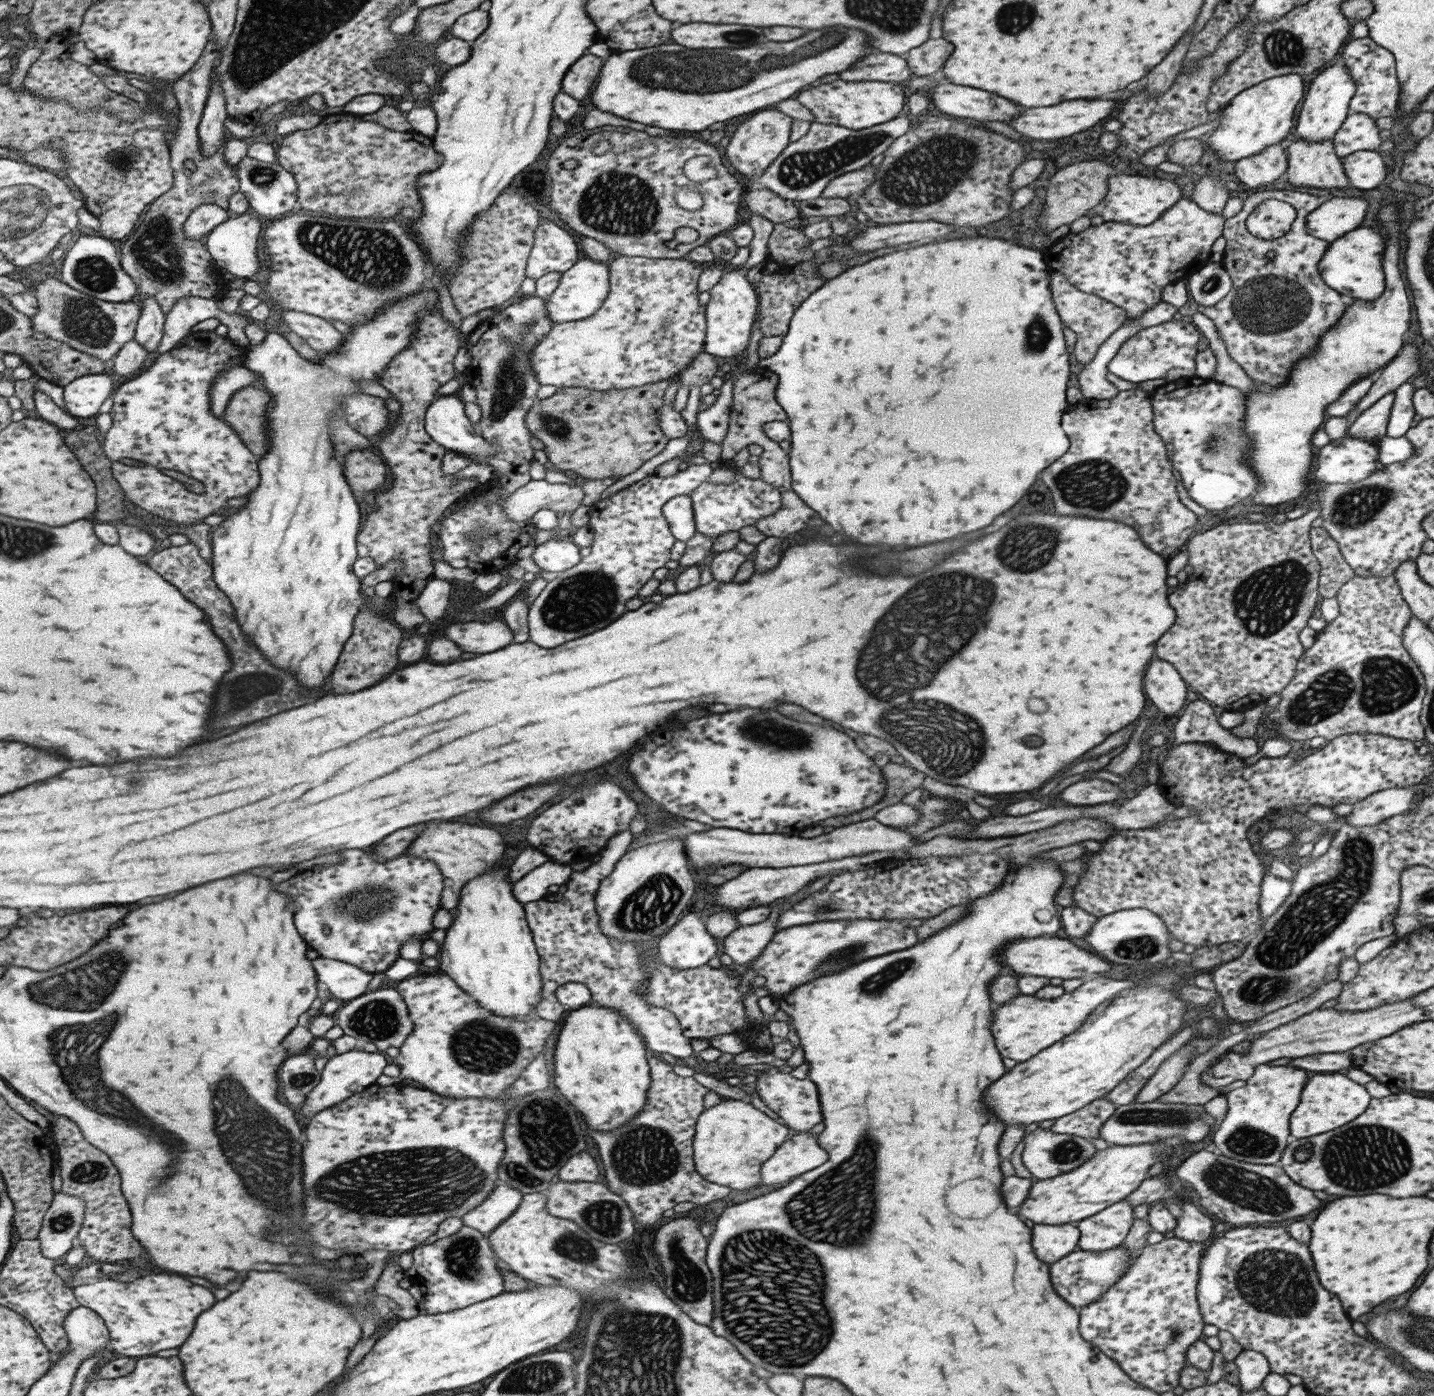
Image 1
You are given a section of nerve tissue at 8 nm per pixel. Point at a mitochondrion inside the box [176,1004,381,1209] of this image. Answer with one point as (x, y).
(299, 1080)

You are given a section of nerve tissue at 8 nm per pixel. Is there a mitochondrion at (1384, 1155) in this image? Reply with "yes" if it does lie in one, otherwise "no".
yes

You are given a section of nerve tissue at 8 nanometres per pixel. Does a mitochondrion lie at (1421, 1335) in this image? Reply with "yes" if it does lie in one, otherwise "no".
yes

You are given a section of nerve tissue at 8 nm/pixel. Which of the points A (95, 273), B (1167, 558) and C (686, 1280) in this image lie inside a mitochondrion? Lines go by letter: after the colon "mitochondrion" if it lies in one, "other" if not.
A: mitochondrion
B: other
C: mitochondrion

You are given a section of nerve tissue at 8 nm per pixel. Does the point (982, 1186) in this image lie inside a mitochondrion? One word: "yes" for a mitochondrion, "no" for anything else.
no

